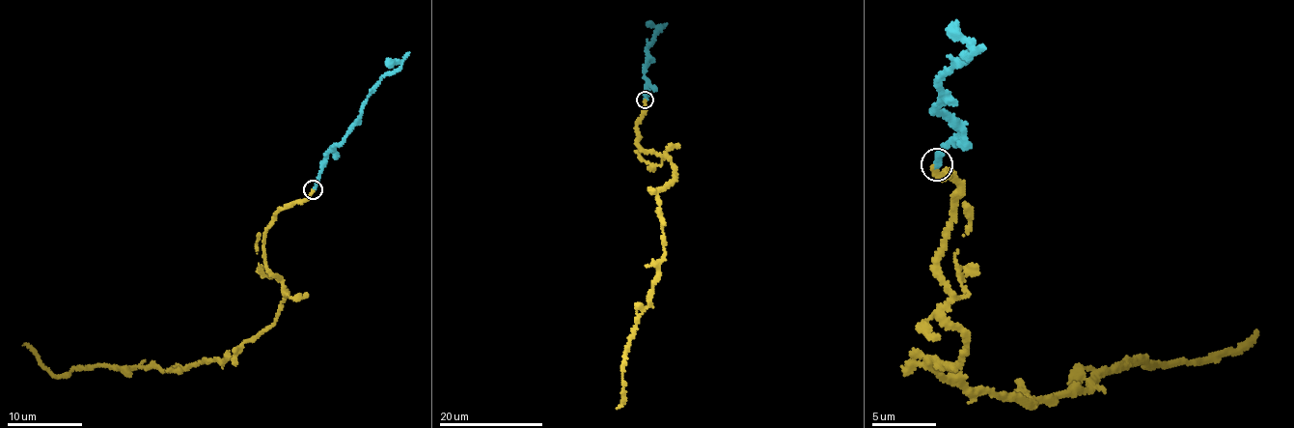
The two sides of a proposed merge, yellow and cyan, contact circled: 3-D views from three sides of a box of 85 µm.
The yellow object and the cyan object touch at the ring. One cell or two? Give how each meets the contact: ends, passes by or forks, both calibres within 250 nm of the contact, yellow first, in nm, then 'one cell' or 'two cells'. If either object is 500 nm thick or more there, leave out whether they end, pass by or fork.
yellow ends there; cyan ends there; 240 nm thick on the yellow side, 280 nm on the other; one cell

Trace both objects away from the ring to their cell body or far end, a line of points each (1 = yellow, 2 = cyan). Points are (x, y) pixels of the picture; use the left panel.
1: (312, 189), (277, 211), (264, 239), (285, 297), (240, 352), (182, 369), (99, 363), (56, 376), (22, 345)
2: (313, 188), (326, 151), (343, 143), (350, 125), (356, 123), (360, 109), (383, 76), (400, 65), (385, 61)

